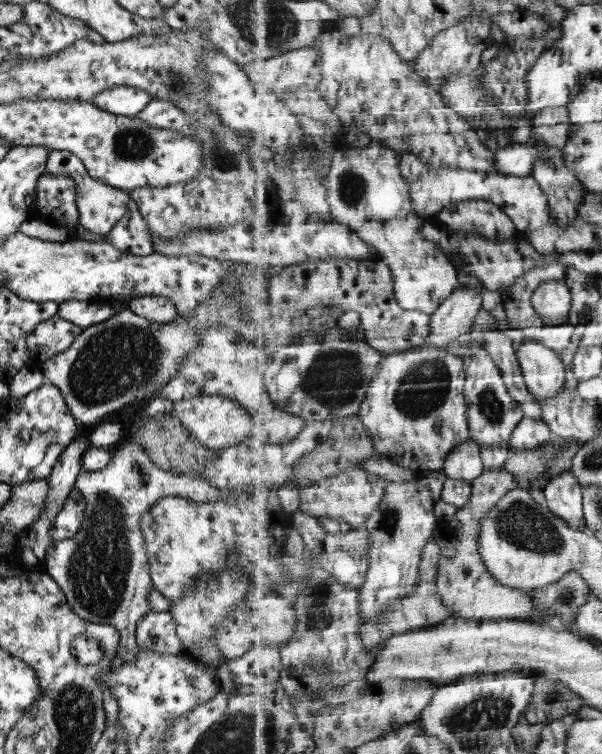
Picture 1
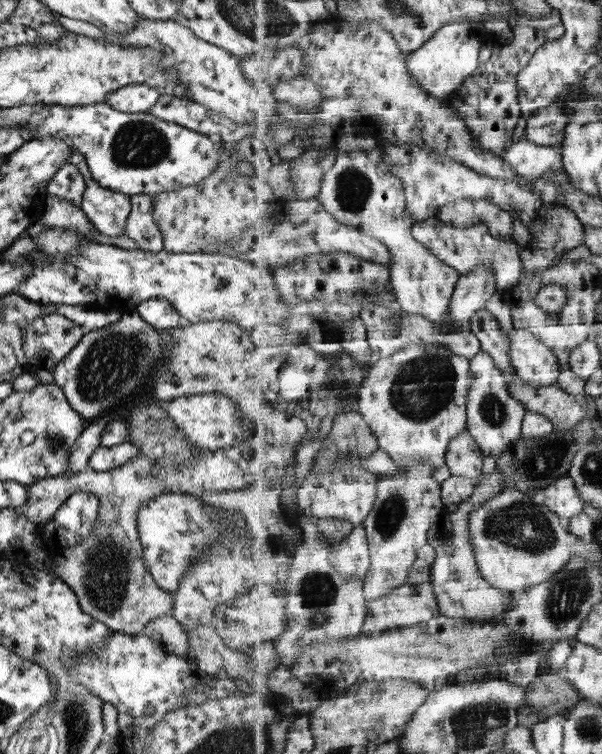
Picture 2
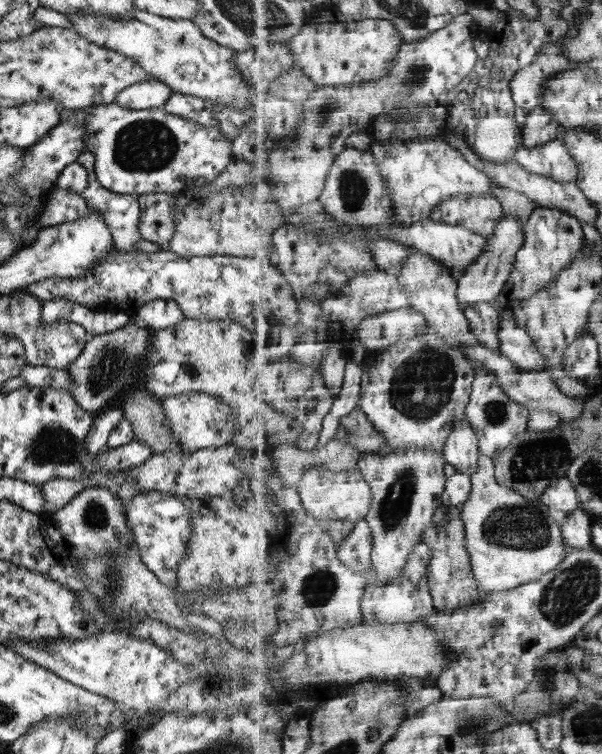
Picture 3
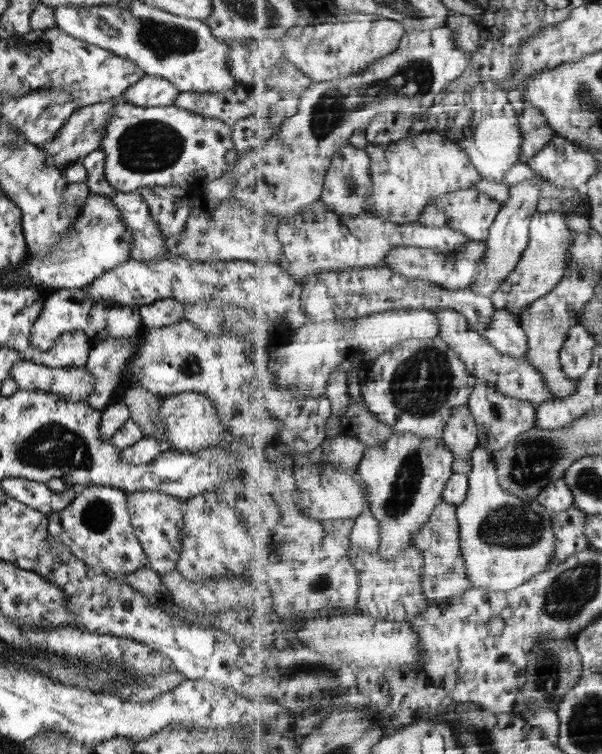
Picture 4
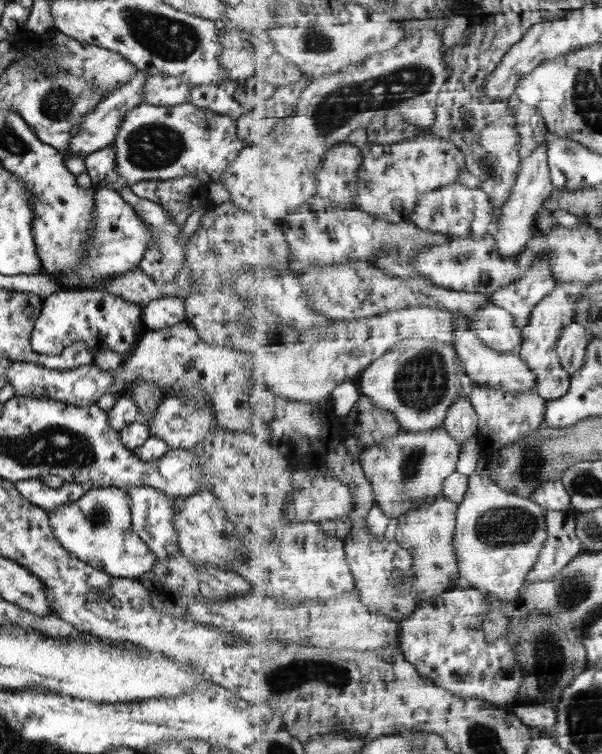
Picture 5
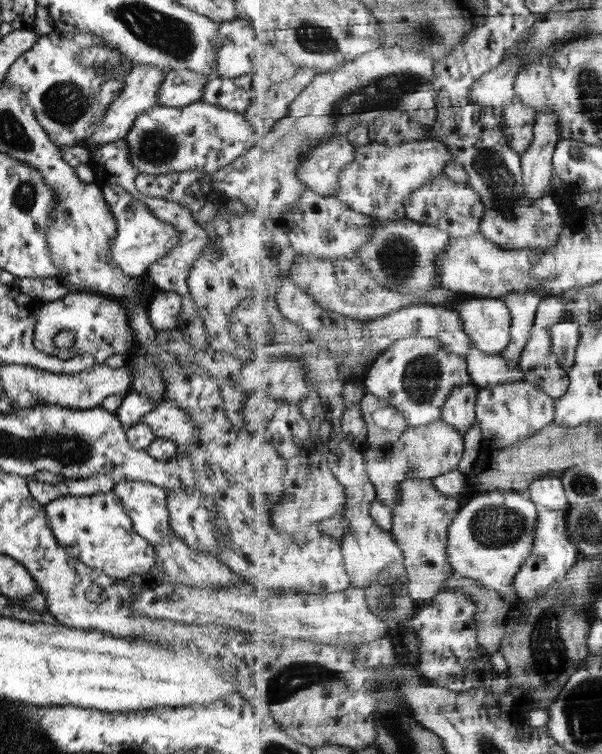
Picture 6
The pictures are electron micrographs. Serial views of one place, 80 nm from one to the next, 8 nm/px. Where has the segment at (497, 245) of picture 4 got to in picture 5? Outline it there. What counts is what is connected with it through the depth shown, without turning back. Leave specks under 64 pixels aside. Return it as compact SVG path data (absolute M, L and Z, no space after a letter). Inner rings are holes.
M550 139L537 148L529 157L522 159L521 169L518 174L518 183L514 186L507 204L503 206L502 218L498 220L498 231L492 235L498 241L499 252L504 258L518 258L526 249L527 243L532 239L532 224L536 220L543 202L553 192L553 181L551 178L550 164L548 163L548 152L550 150Z

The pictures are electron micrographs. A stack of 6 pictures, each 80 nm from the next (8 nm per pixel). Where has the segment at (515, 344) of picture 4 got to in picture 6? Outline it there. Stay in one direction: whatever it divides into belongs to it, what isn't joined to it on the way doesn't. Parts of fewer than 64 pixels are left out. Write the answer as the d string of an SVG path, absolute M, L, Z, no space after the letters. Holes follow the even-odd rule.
M462 297L451 309L460 314L466 333L481 352L499 355L511 345L512 314L502 299Z

